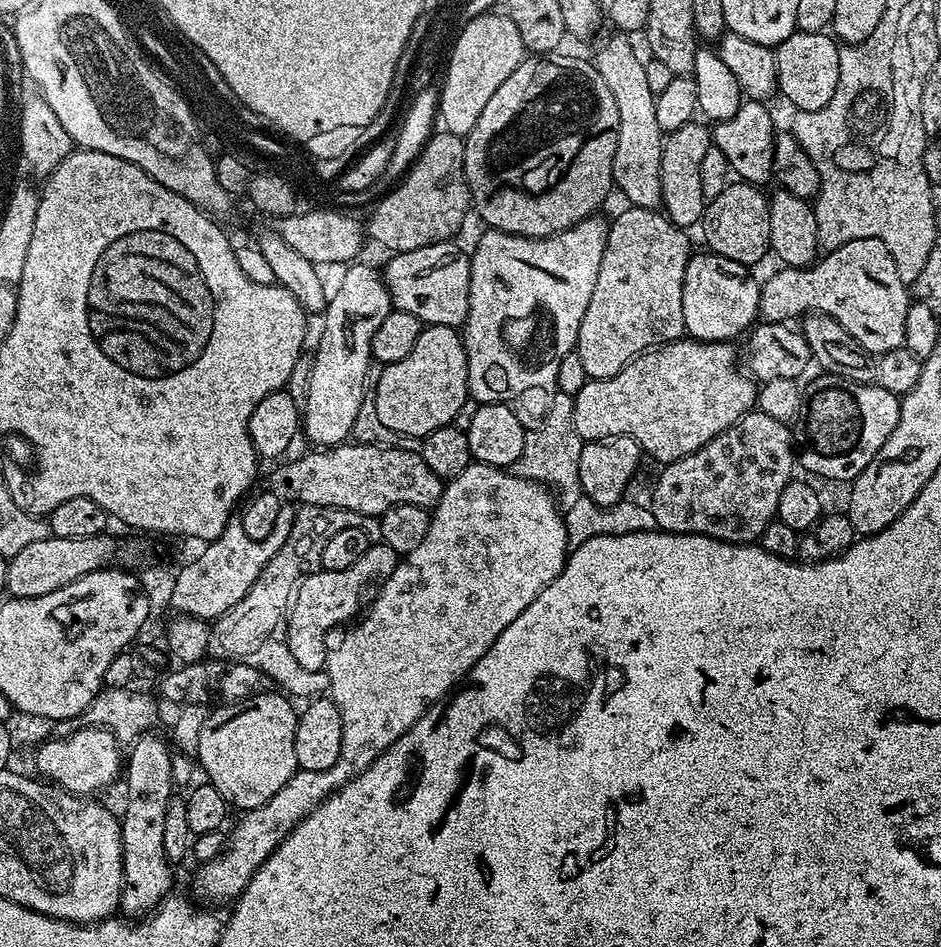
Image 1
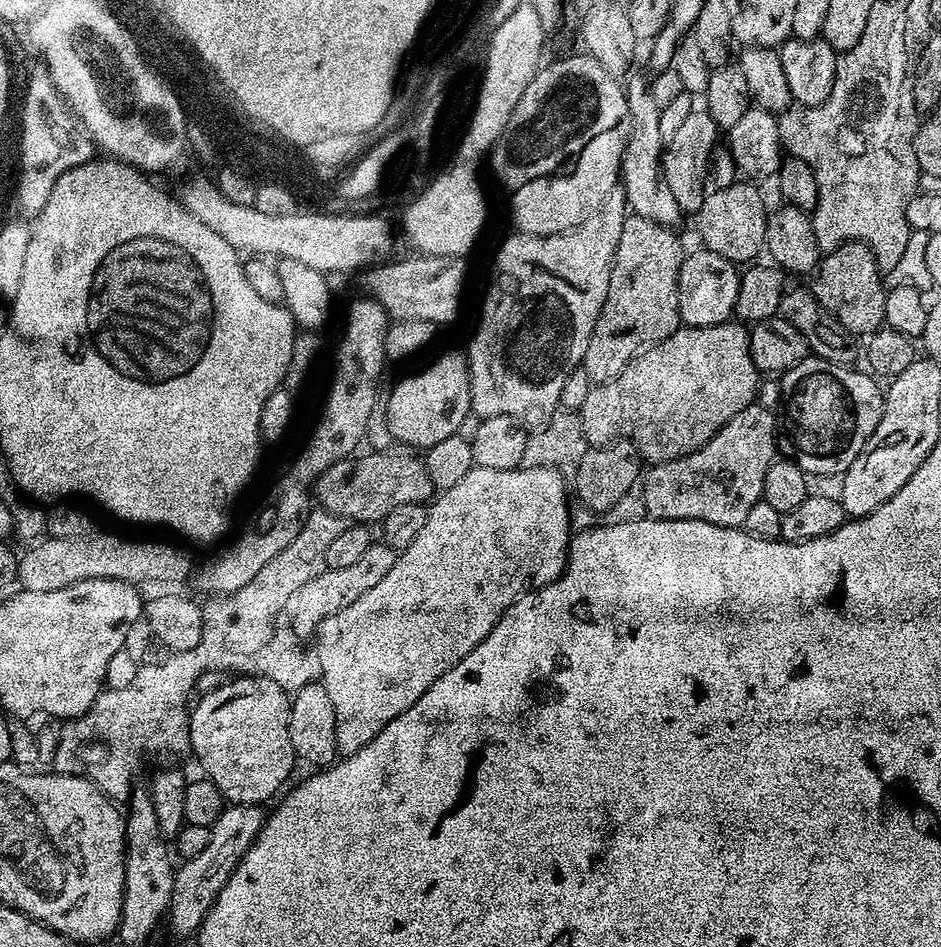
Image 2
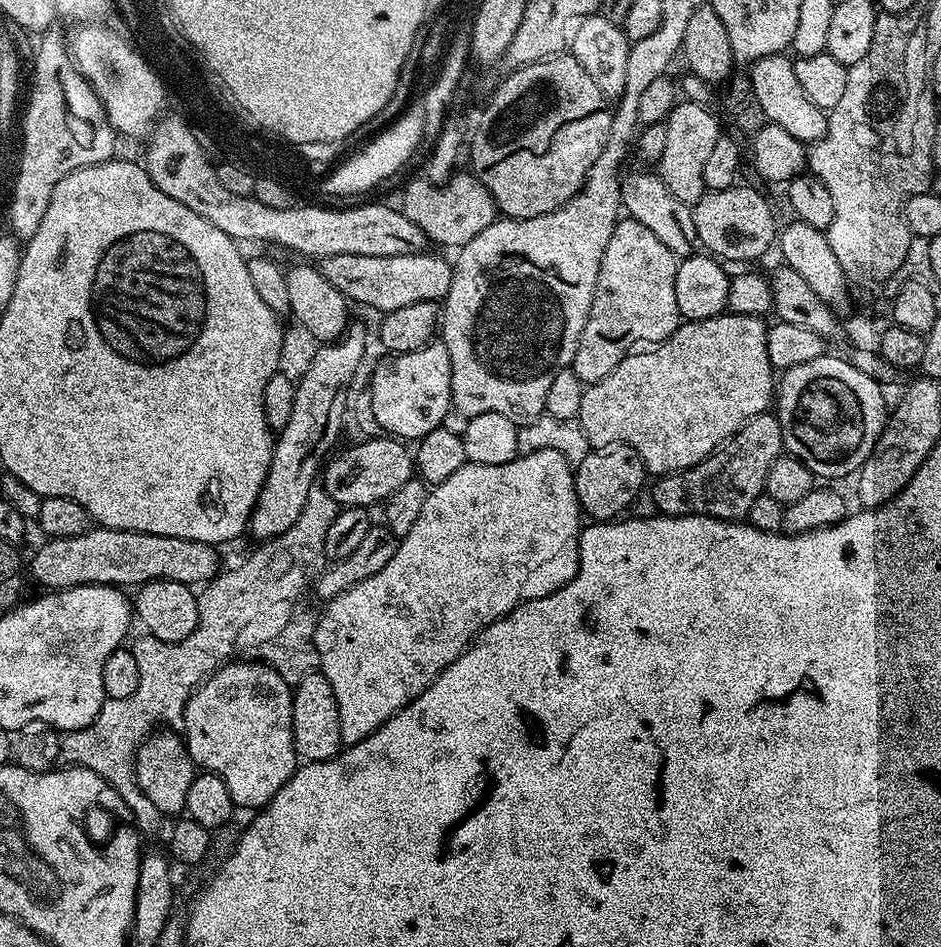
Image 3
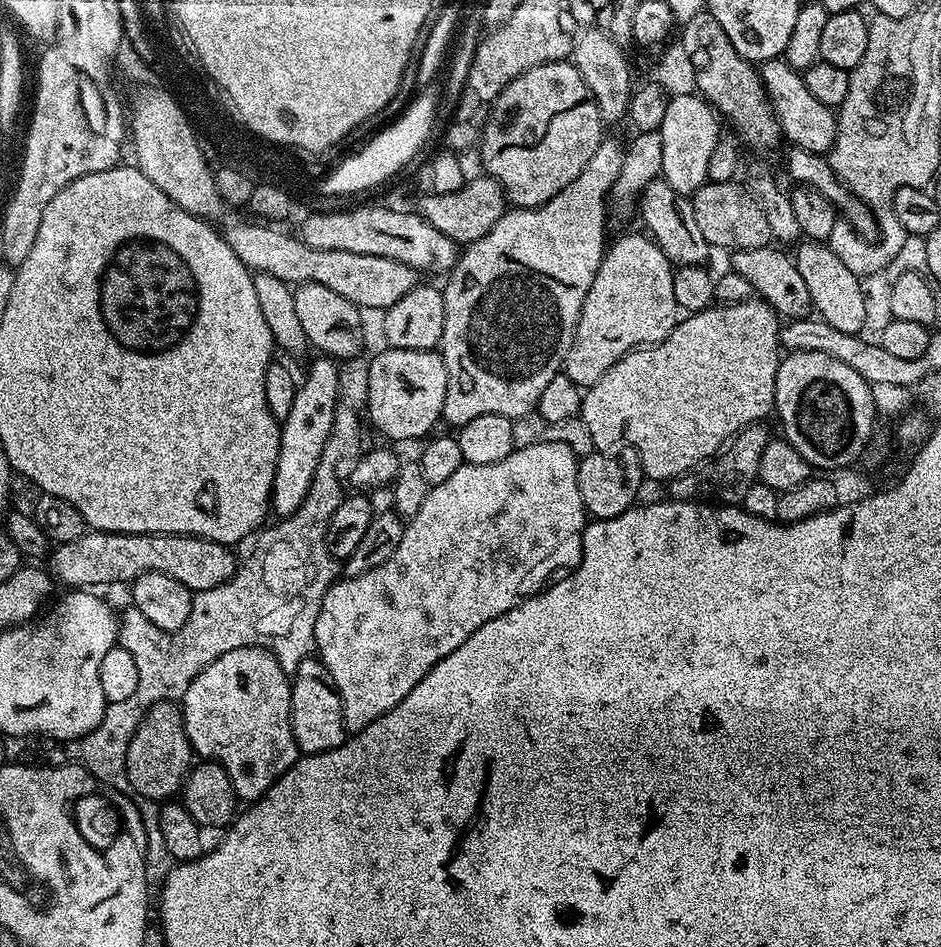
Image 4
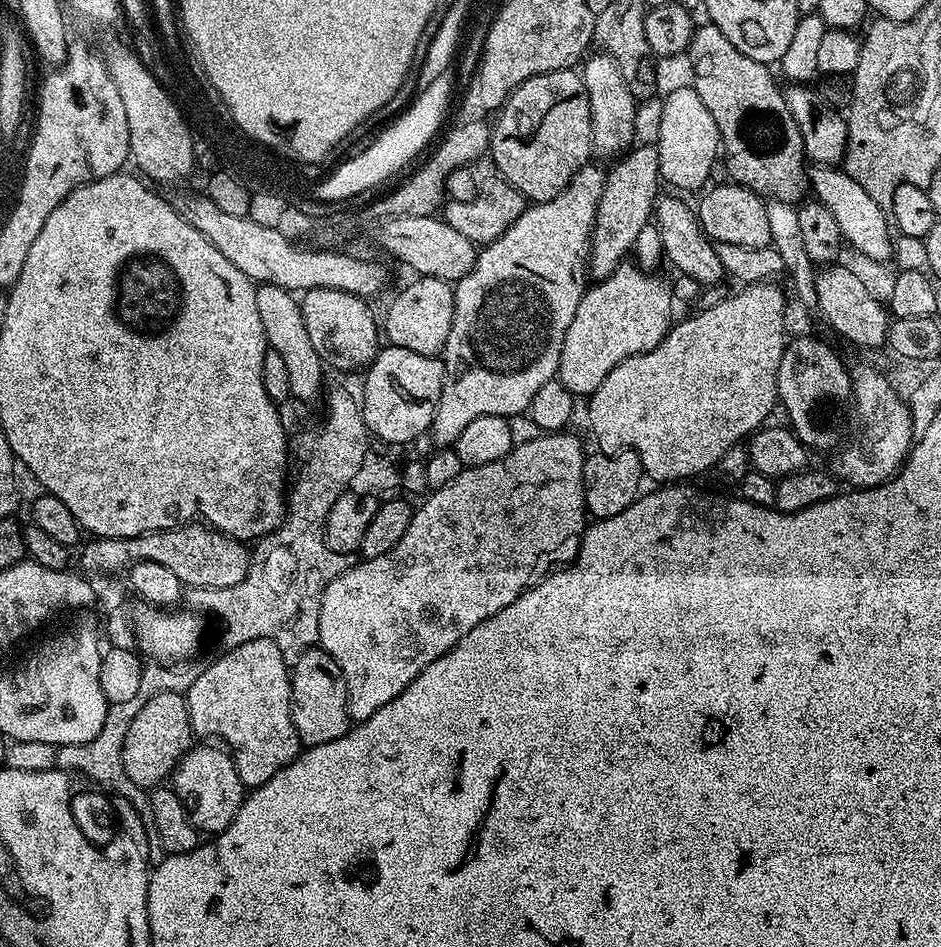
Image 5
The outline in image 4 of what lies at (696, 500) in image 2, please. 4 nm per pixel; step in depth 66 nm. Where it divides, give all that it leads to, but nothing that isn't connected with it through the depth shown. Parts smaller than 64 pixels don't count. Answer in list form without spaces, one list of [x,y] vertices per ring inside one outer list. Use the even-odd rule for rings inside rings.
[[[759,423],[743,428],[711,460],[701,464],[691,474],[678,476],[671,481],[667,485],[667,495],[677,500],[707,498],[721,506],[739,505],[746,498],[750,486],[758,483],[758,466],[762,462],[762,450],[766,450],[770,439],[770,433],[764,427],[763,423]]]

